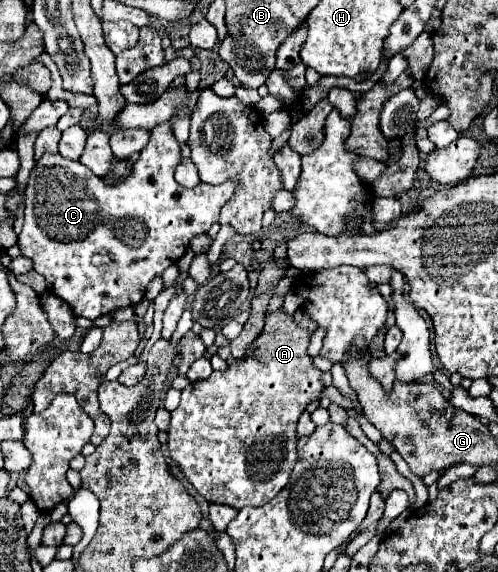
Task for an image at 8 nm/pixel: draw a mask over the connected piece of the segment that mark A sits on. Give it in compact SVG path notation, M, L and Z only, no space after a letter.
M279 308L267 316L265 328L257 338L257 350L251 358L231 364L225 372L213 372L207 380L191 382L181 392L181 404L171 412L167 430L169 454L207 502L229 504L237 510L245 506L263 506L289 482L289 474L297 462L297 420L309 402L319 400L323 390L323 384L319 382L321 372L313 368L311 356L307 356L309 336L311 334L305 328L293 324L293 316L283 314Z

